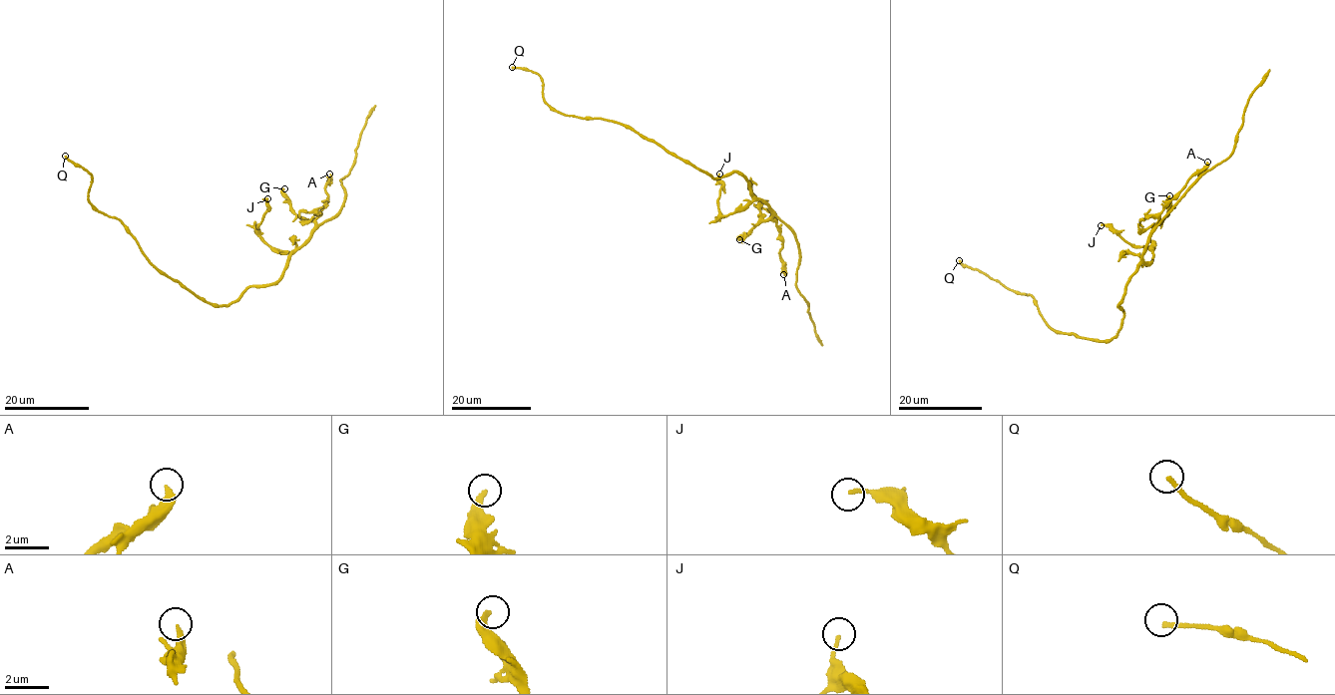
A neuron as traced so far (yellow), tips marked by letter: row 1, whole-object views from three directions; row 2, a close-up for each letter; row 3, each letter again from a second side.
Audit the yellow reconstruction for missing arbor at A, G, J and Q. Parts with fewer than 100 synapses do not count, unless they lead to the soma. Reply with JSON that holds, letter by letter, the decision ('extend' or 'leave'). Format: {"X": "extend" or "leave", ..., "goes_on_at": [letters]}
{"A": "leave", "G": "leave", "J": "leave", "Q": "leave", "goes_on_at": []}

